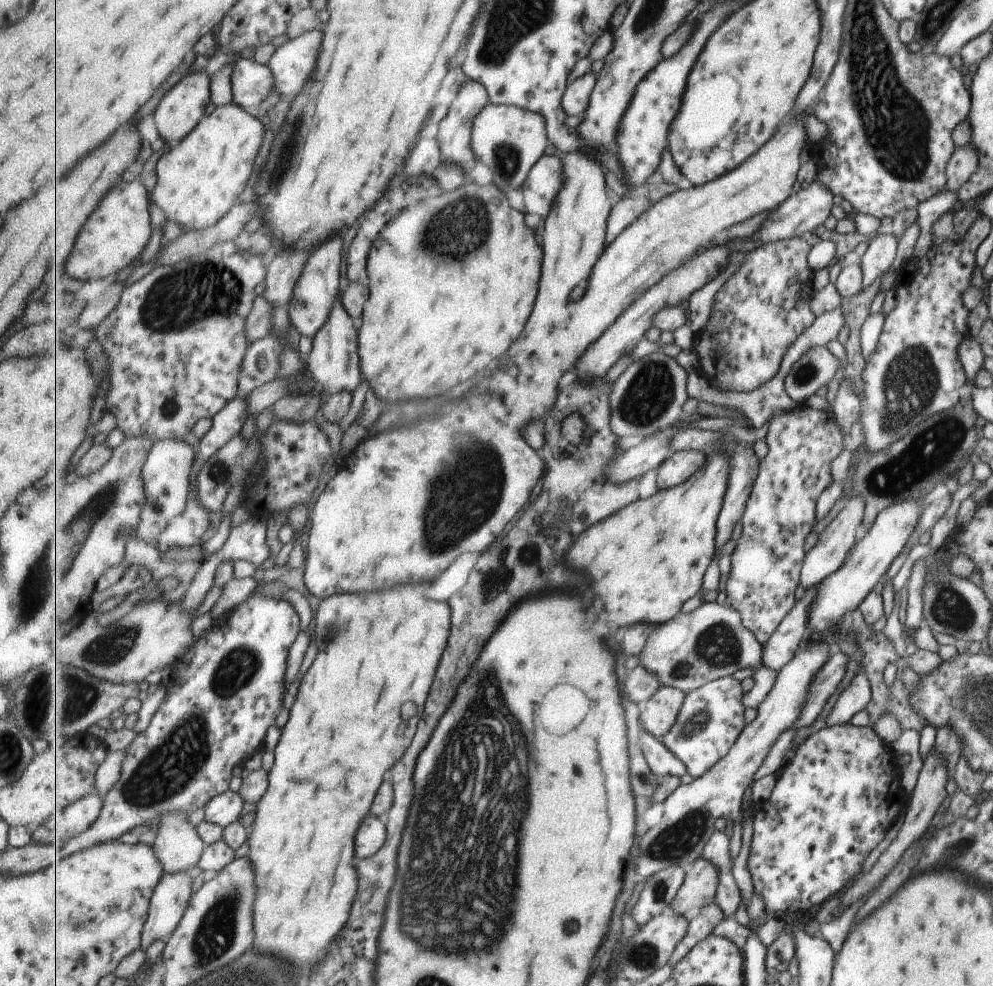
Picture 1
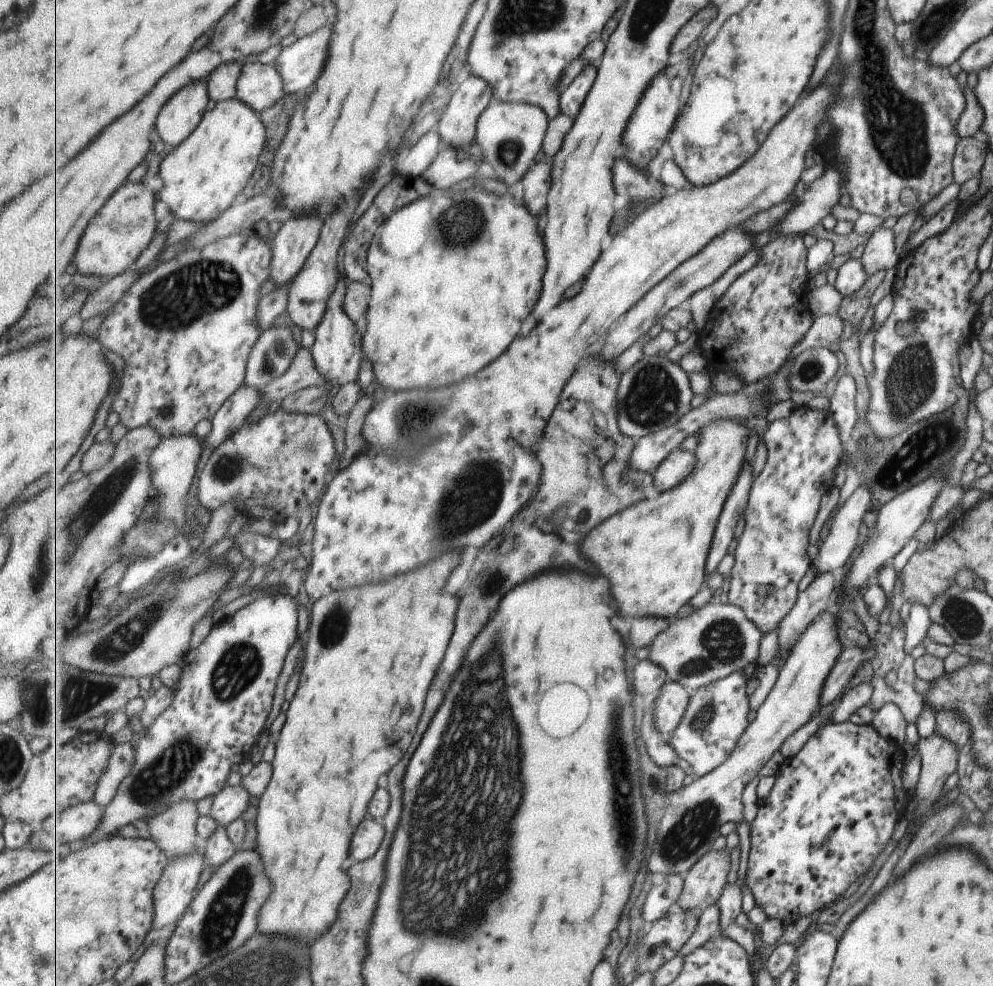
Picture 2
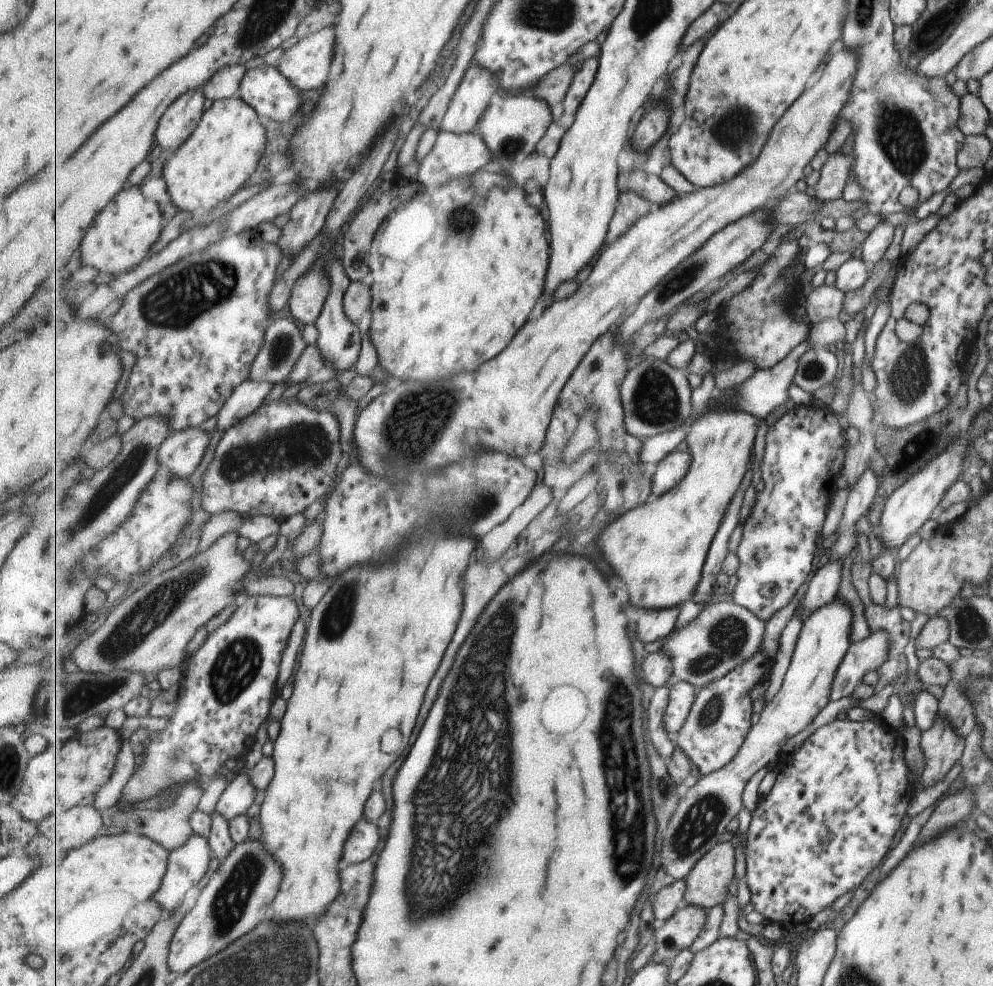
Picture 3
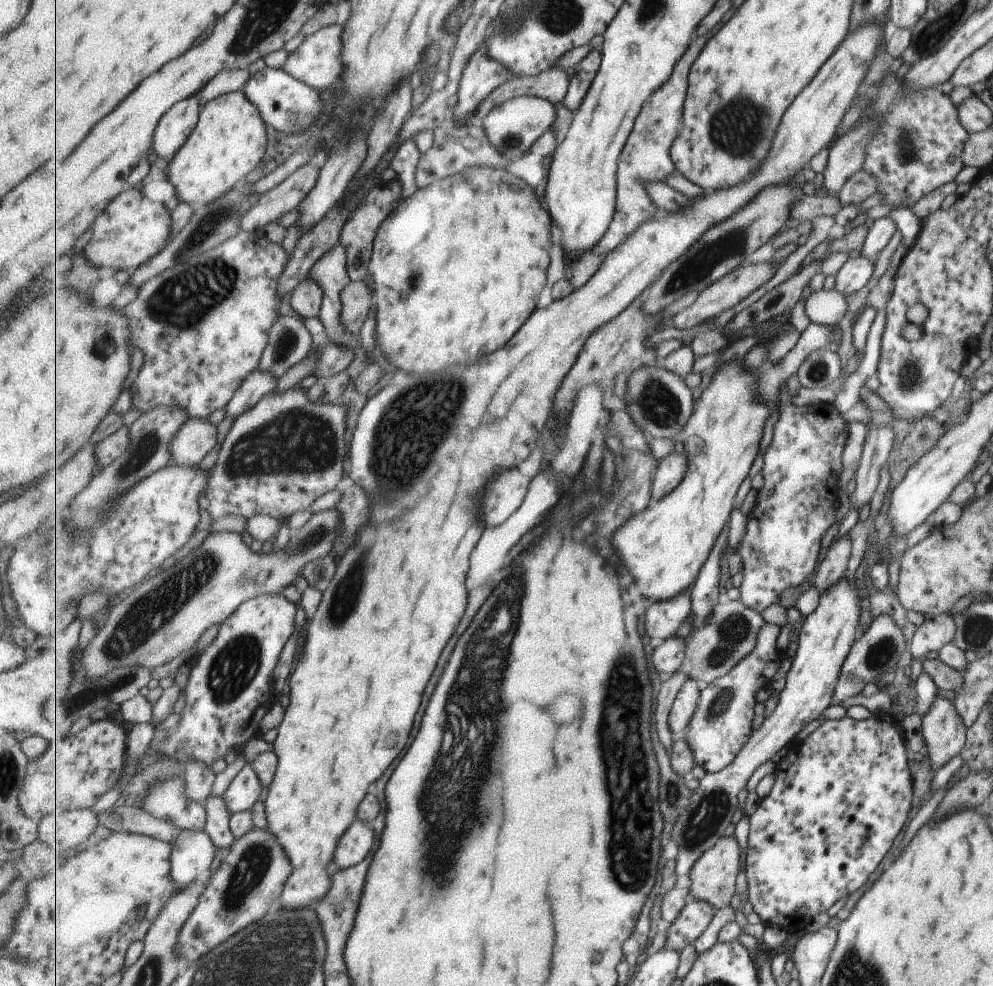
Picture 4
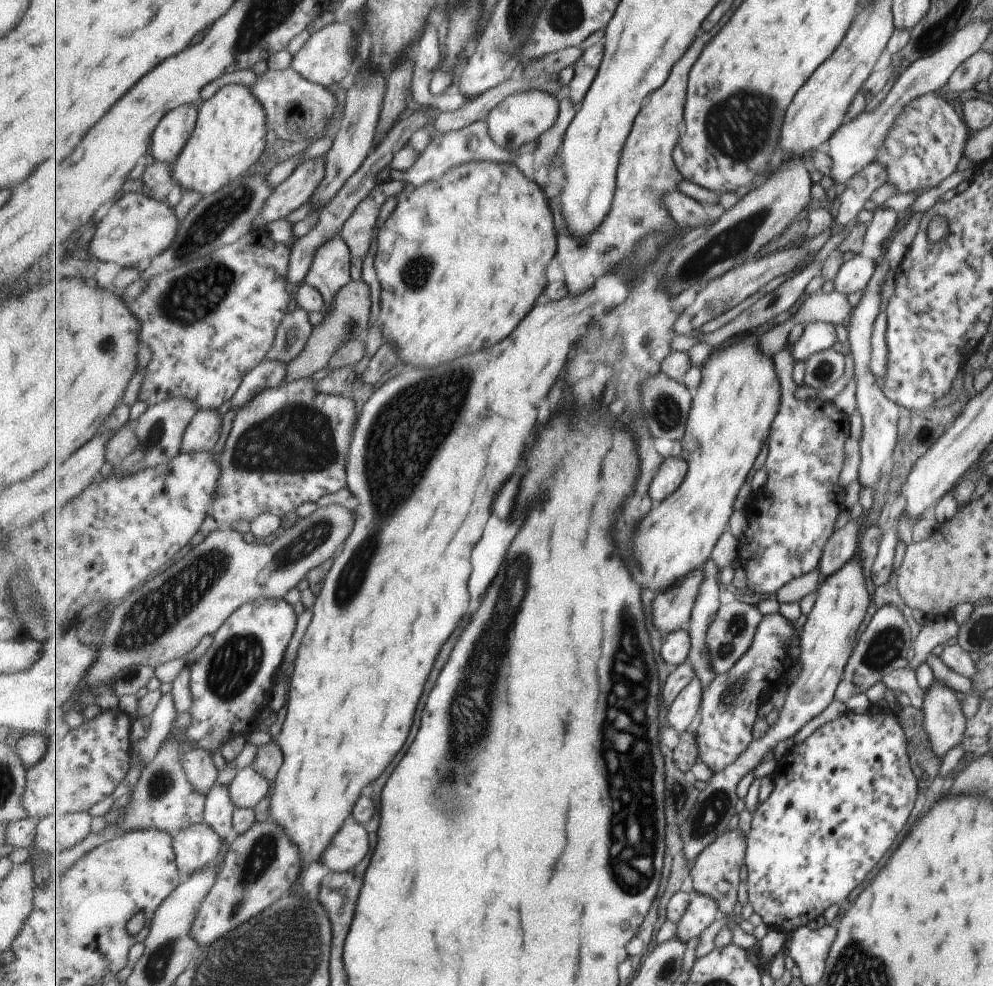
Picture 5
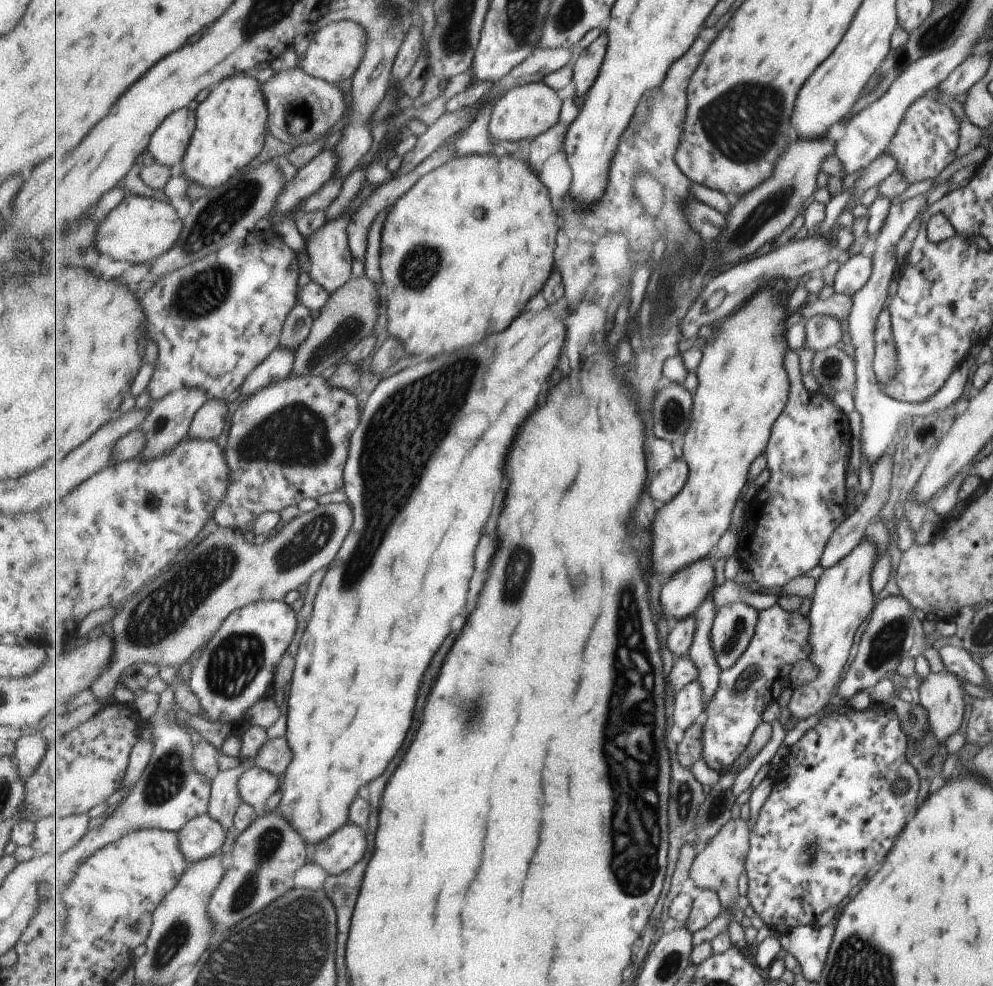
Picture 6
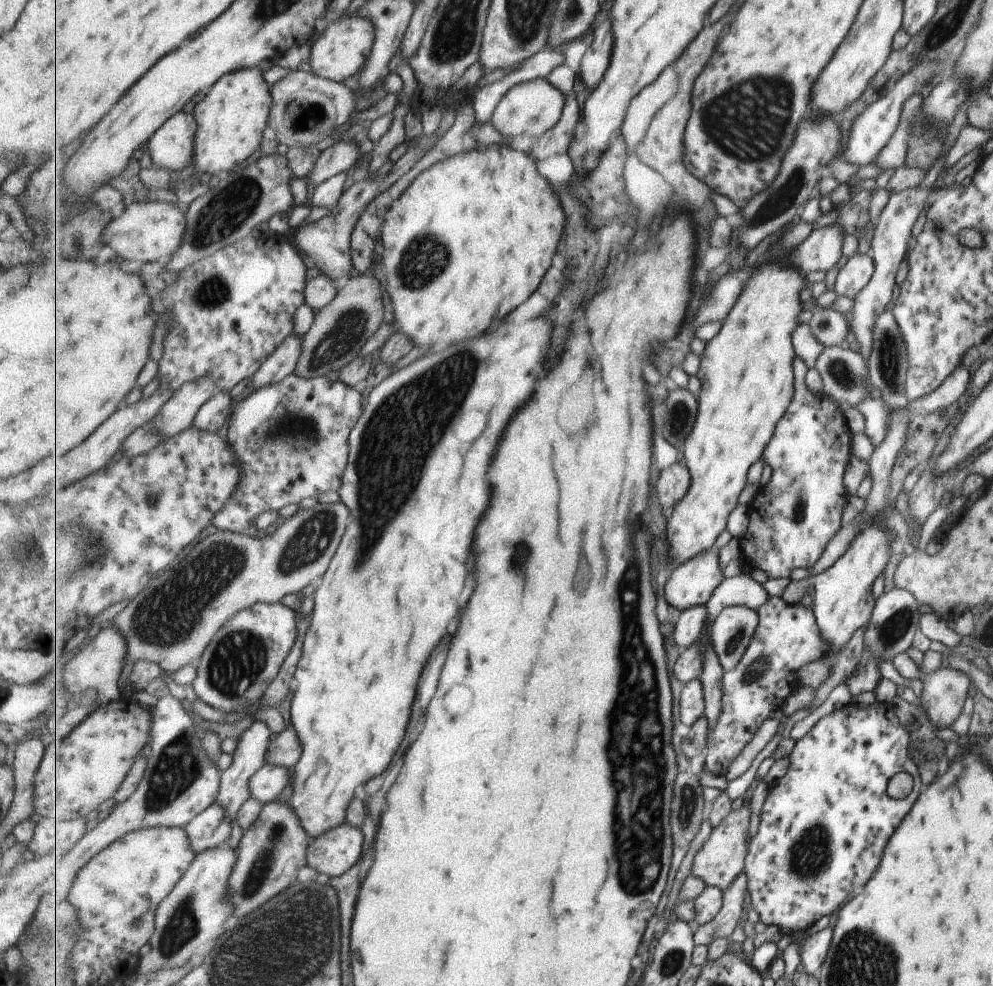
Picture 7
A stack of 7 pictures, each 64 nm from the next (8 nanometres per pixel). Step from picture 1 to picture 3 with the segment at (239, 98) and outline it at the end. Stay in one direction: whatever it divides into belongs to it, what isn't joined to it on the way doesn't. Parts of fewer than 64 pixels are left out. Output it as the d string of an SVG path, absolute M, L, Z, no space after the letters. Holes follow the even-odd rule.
M263 64L247 71L241 82L240 97L253 106L262 119L271 119L283 124L297 120L295 116L299 116L301 112L301 91L303 90L295 88L295 84L278 67Z

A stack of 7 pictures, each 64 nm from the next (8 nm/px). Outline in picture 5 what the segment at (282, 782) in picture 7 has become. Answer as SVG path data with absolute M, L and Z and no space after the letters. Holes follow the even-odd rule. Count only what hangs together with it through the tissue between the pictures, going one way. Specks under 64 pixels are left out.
M252 766L239 769L230 783L231 800L236 808L255 808L269 792L271 782Z

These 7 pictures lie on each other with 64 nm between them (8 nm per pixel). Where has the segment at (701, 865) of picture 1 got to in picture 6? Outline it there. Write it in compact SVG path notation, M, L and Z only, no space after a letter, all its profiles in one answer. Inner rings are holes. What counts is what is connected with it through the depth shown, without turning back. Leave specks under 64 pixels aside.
M740 816L731 818L727 824L721 829L721 832L712 838L694 858L693 874L690 874L697 891L702 889L713 890L721 896L723 908L725 910L735 910L737 902L739 902L739 878L745 871L745 858L749 854L749 832L751 828L747 826Z

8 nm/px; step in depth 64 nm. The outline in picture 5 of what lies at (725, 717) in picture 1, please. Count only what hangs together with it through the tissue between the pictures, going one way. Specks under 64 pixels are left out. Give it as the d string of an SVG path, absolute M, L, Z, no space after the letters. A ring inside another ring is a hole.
M779 612L765 614L756 638L748 653L728 673L717 675L713 684L704 689L700 725L695 729L699 758L713 773L725 770L749 748L753 742L753 726L757 722L759 705L769 701L780 685L788 682L788 670L794 662L788 654L791 638L801 642L803 634L797 635L794 624Z

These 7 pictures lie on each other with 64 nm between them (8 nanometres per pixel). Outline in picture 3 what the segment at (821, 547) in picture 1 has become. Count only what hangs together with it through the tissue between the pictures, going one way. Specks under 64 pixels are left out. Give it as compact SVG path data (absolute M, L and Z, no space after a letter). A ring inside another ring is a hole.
M873 468L862 469L861 475L849 490L847 500L843 508L843 516L834 530L837 540L829 548L828 560L843 560L849 556L849 552L855 546L857 535L855 532L855 522L861 518L869 504L875 496L877 490L877 476Z

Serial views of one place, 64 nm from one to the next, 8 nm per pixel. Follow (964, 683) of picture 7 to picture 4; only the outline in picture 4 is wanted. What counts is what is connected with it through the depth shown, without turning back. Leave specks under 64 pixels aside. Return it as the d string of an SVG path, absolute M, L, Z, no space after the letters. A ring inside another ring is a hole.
M935 694L933 704L921 721L921 734L931 770L935 773L953 756L960 754L965 744L966 728L957 716L953 702Z

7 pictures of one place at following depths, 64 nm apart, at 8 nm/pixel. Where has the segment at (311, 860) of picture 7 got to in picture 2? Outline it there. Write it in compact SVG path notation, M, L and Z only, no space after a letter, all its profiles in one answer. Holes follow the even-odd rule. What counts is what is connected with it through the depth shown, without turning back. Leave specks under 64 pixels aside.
M365 818L365 822L361 822L361 826L353 838L353 852L355 852L353 858L355 860L367 860L367 858L375 856L384 840L384 823L379 824L373 818Z

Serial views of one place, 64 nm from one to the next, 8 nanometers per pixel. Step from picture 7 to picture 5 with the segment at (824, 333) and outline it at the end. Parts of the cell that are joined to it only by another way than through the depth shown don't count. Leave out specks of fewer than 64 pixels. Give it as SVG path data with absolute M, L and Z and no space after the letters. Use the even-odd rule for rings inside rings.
M811 322L806 325L799 342L792 346L797 362L803 362L817 351L829 348L837 340L835 326L825 322Z

